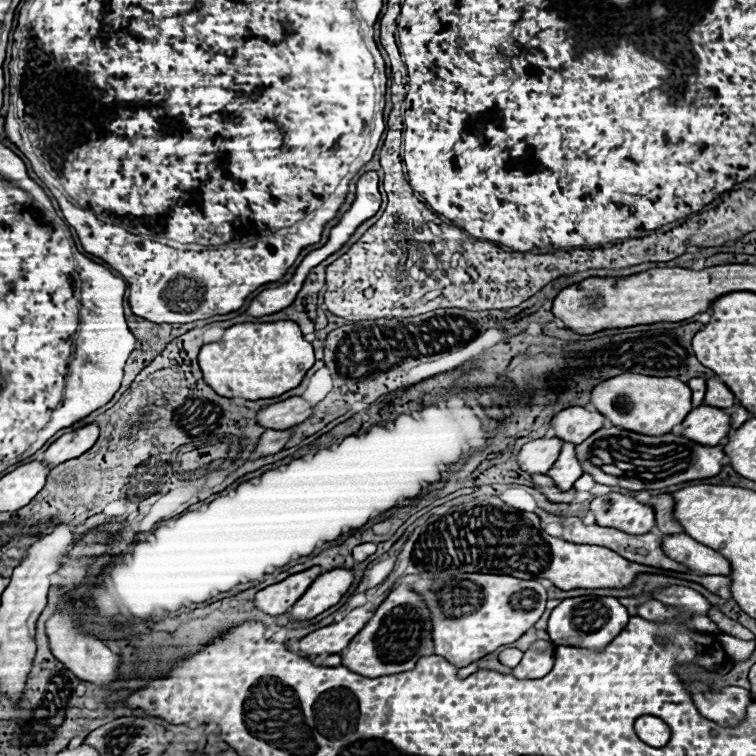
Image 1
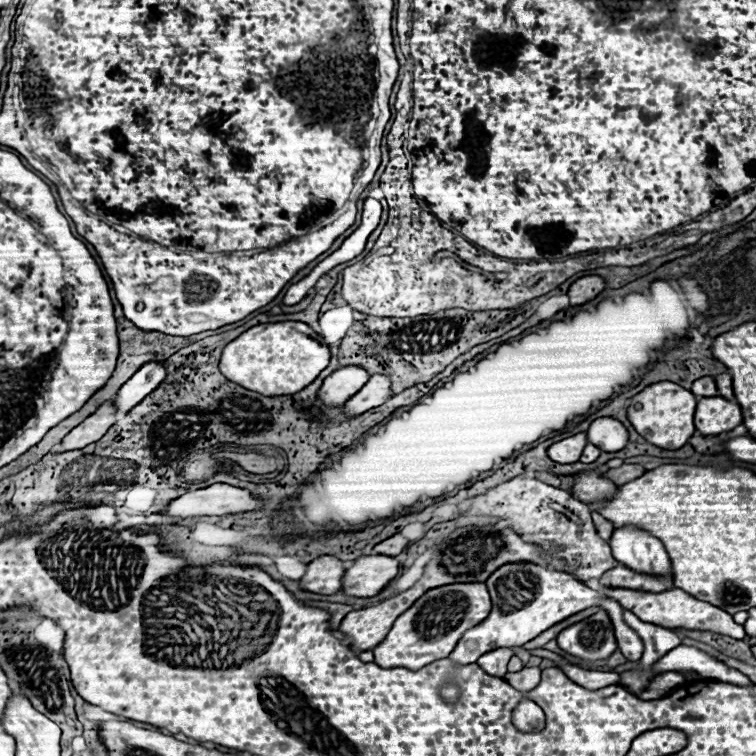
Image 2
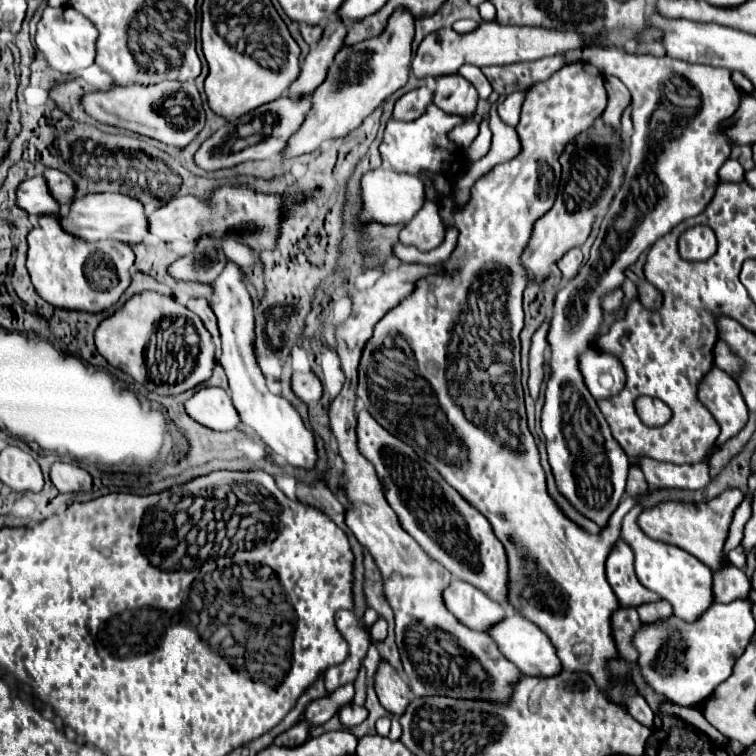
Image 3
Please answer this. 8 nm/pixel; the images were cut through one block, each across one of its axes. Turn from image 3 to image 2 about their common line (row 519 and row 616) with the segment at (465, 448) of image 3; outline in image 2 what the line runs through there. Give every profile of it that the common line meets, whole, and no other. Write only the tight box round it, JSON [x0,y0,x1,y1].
[450,562,644,664]

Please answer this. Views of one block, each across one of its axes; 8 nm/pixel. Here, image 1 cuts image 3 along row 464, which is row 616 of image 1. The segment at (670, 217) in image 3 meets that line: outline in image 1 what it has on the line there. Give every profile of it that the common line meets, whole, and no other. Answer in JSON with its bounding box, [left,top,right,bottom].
[548,596,628,648]

